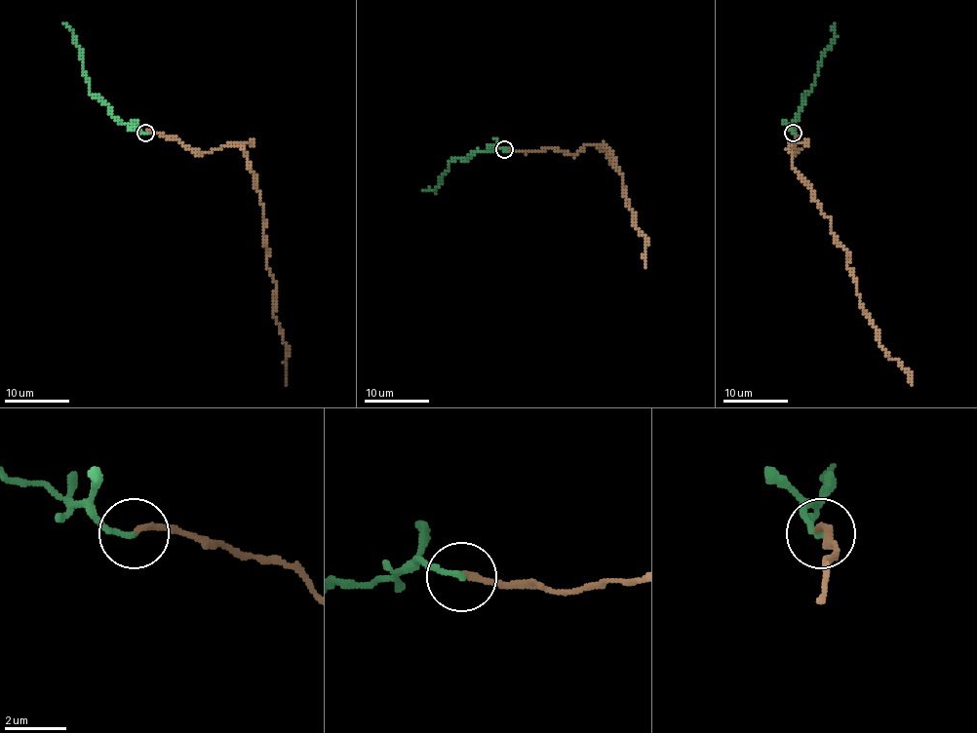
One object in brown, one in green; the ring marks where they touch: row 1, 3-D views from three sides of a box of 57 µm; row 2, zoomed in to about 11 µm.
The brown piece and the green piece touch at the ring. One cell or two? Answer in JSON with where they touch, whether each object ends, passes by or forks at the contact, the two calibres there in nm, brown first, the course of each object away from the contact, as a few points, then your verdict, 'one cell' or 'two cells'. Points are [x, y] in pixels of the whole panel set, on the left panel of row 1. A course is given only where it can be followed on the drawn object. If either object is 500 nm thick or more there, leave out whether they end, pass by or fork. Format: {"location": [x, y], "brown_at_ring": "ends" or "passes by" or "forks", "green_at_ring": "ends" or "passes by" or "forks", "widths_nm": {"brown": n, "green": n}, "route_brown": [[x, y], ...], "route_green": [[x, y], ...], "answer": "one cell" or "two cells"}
{"location": [145, 133], "brown_at_ring": "ends", "green_at_ring": "ends", "widths_nm": {"brown": 180, "green": 170}, "route_brown": [[144, 133], [175, 137], [203, 153], [238, 145], [247, 155], [266, 221], [287, 384]], "route_green": [[144, 133], [117, 119], [88, 91], [82, 53], [73, 32], [63, 22]], "answer": "one cell"}

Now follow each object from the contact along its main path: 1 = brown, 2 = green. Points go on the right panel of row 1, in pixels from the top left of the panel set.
1: (793, 133), (795, 171), (849, 256), (881, 347), (913, 384)
2: (793, 133), (791, 128), (802, 104), (801, 98), (809, 91), (822, 53), (835, 37), (834, 22)

